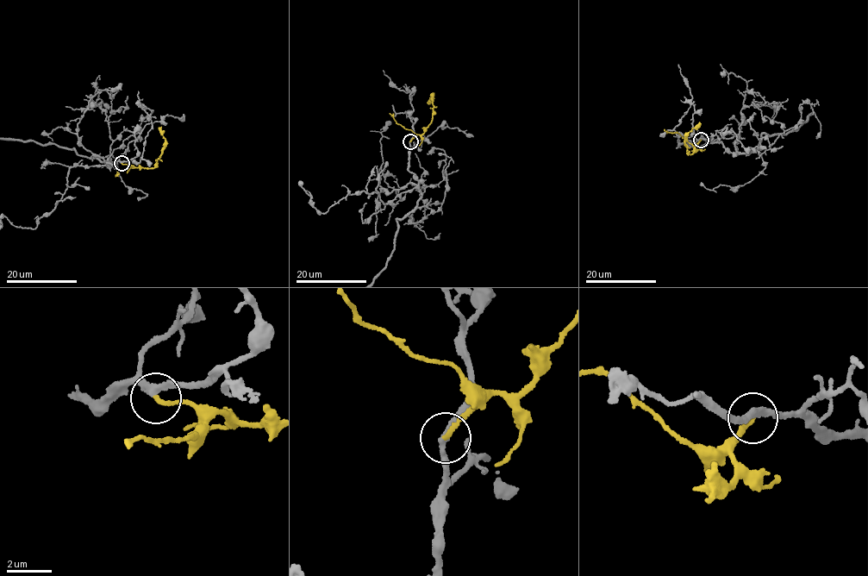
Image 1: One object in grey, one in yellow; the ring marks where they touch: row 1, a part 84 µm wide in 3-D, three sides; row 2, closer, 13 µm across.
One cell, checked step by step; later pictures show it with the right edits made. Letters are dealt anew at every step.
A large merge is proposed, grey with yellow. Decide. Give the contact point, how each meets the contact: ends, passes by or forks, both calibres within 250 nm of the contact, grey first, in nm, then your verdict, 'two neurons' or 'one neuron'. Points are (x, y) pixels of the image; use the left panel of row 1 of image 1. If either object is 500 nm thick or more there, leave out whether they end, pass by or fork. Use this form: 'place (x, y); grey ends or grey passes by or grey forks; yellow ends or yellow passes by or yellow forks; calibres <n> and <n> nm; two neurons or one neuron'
place (121, 163); grey passes by; yellow ends; calibres 260 and 200 nm; one neuron

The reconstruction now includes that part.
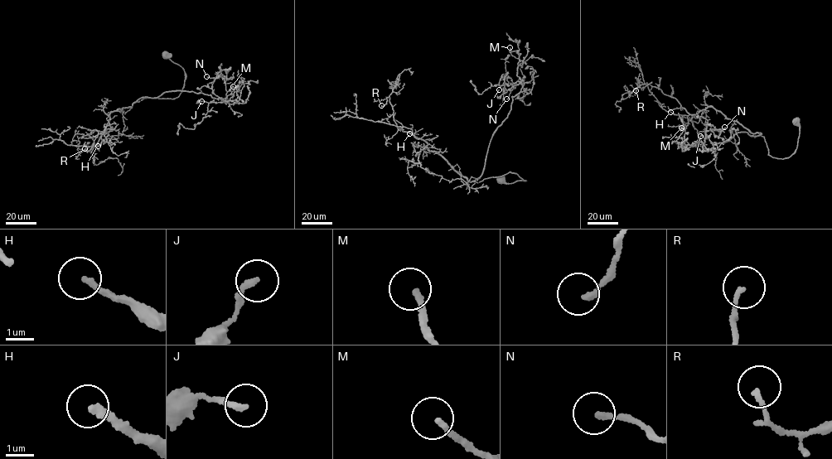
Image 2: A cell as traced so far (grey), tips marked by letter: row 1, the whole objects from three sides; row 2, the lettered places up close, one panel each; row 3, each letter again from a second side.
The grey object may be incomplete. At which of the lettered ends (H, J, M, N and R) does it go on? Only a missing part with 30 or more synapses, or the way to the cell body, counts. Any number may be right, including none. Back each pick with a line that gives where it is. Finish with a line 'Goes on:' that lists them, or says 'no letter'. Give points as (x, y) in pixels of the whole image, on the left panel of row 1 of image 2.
H: (98, 146)
Goes on: H

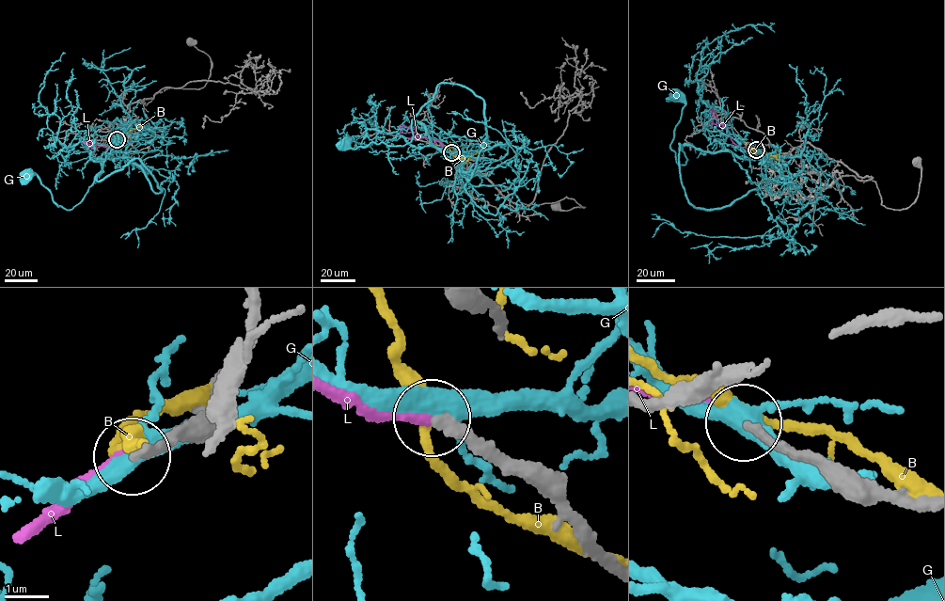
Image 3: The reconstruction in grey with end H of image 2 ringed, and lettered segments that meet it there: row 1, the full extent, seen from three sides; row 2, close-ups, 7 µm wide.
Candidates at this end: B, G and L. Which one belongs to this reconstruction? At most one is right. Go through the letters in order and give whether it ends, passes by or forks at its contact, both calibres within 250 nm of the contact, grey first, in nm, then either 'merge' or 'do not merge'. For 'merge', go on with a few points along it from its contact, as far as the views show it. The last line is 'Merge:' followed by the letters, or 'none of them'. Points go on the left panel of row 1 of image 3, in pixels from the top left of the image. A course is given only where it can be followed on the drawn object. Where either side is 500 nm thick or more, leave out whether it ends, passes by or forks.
B: it passes by; calibres 240 and 240 nm; do not merge
G: it forks; calibres 280 and 400 nm; do not merge
L: it ends; calibres 240 and 220 nm; merge; course (117, 139), (109, 148), (95, 148), (85, 143)
Merge: L

